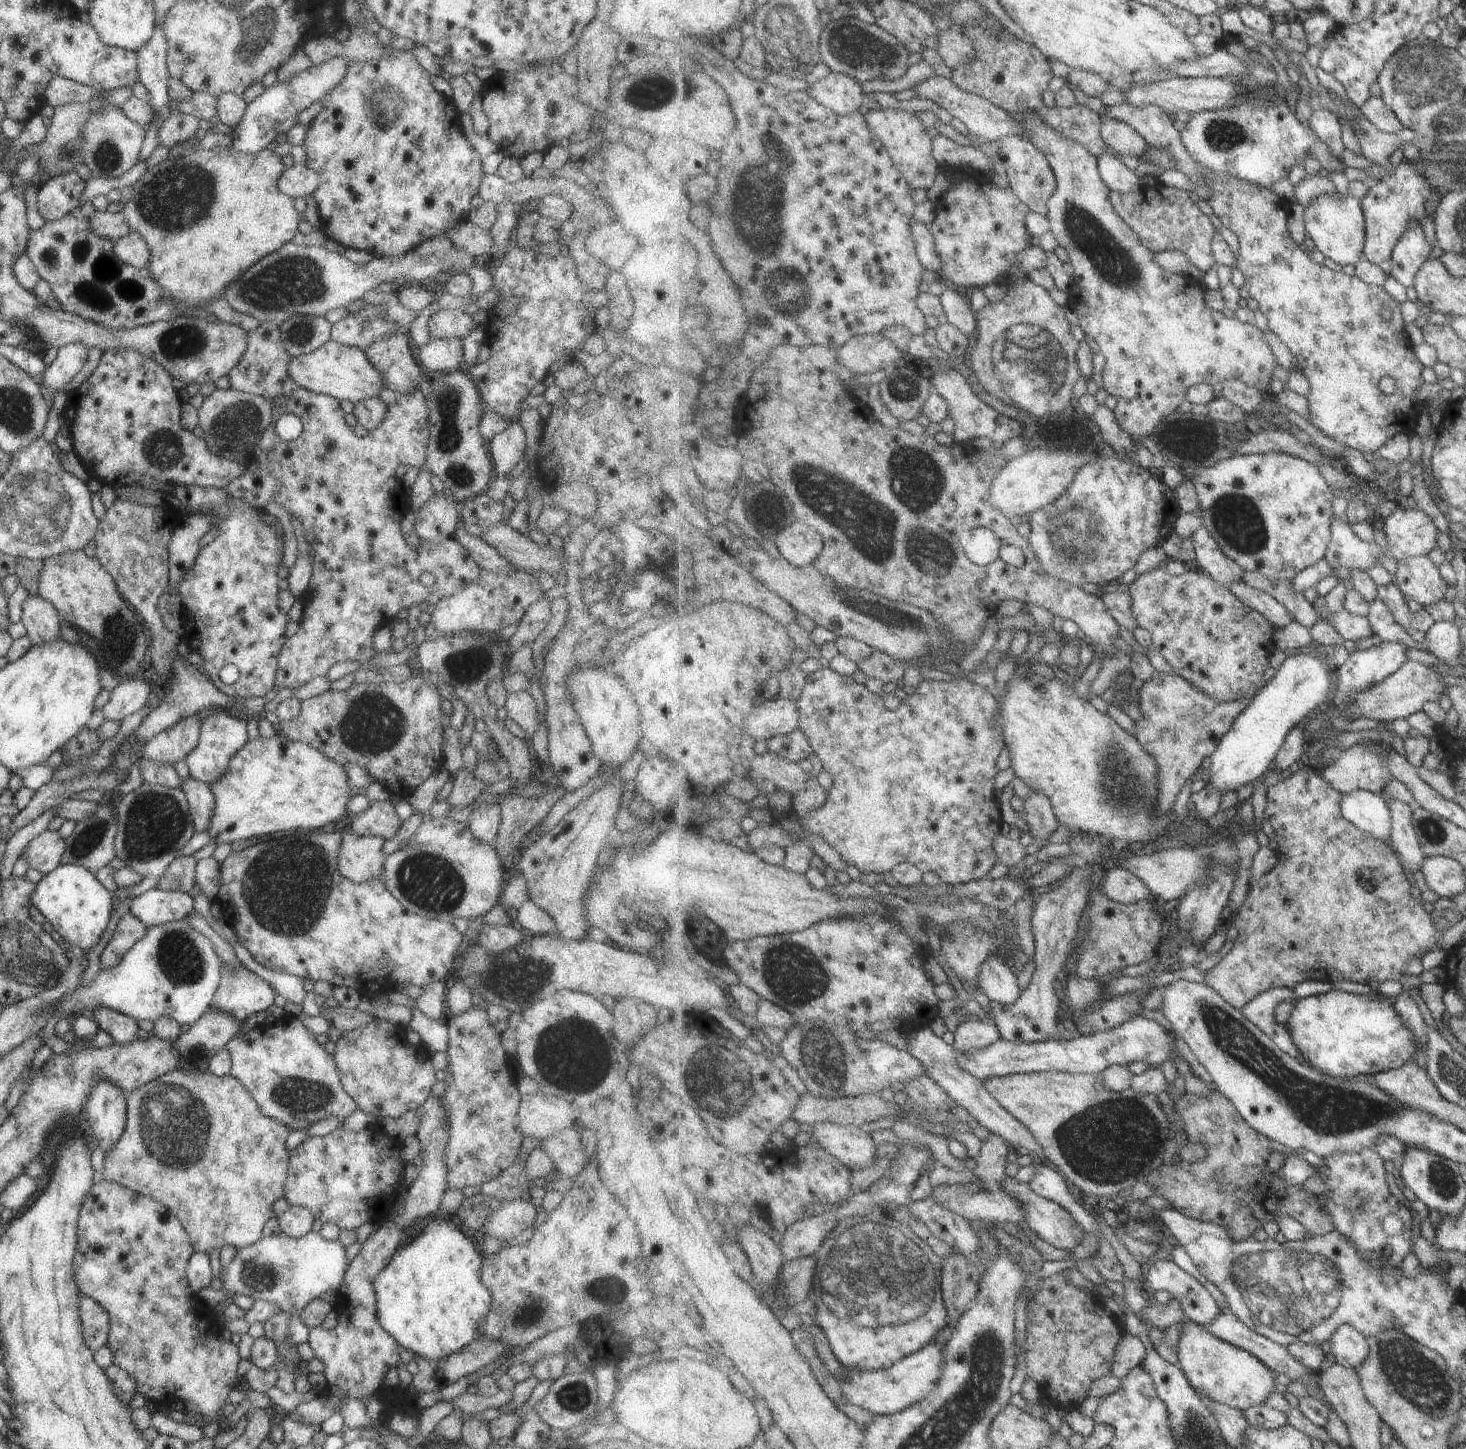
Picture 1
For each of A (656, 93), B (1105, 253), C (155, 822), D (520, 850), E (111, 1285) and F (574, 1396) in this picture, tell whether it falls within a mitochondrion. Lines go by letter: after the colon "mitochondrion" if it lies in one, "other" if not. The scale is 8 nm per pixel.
A: mitochondrion
B: mitochondrion
C: mitochondrion
D: other
E: mitochondrion
F: mitochondrion

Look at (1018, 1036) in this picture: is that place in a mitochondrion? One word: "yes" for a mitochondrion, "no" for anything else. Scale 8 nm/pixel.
no

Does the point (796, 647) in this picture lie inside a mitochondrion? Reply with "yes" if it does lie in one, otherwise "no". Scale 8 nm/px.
no

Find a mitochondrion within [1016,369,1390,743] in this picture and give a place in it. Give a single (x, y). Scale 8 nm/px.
(1079, 532)

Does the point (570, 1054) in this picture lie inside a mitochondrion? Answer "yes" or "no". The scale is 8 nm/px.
yes

